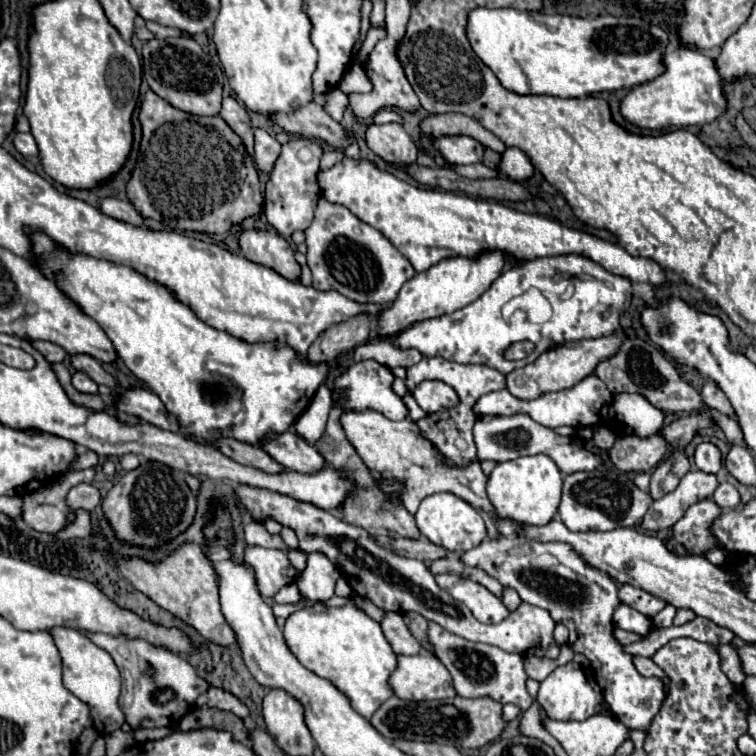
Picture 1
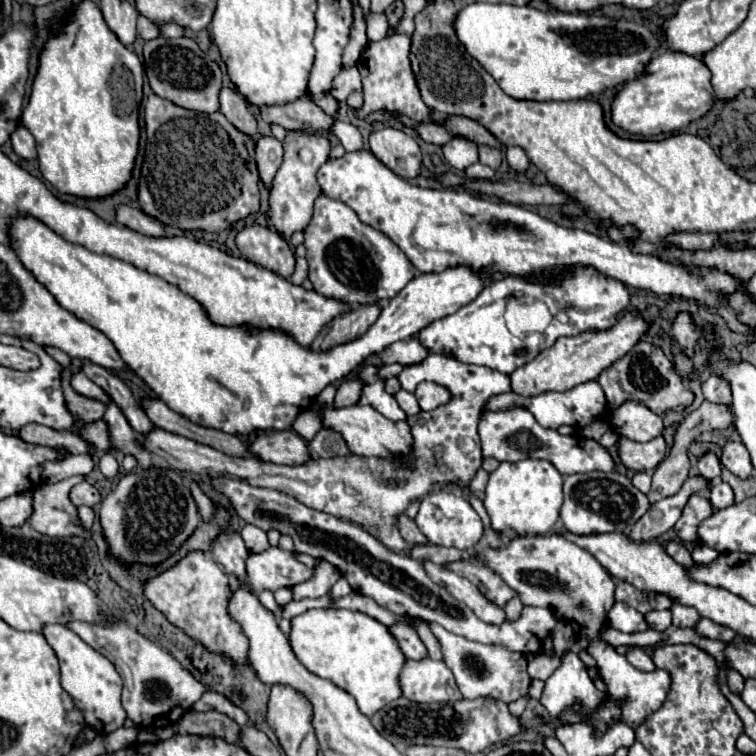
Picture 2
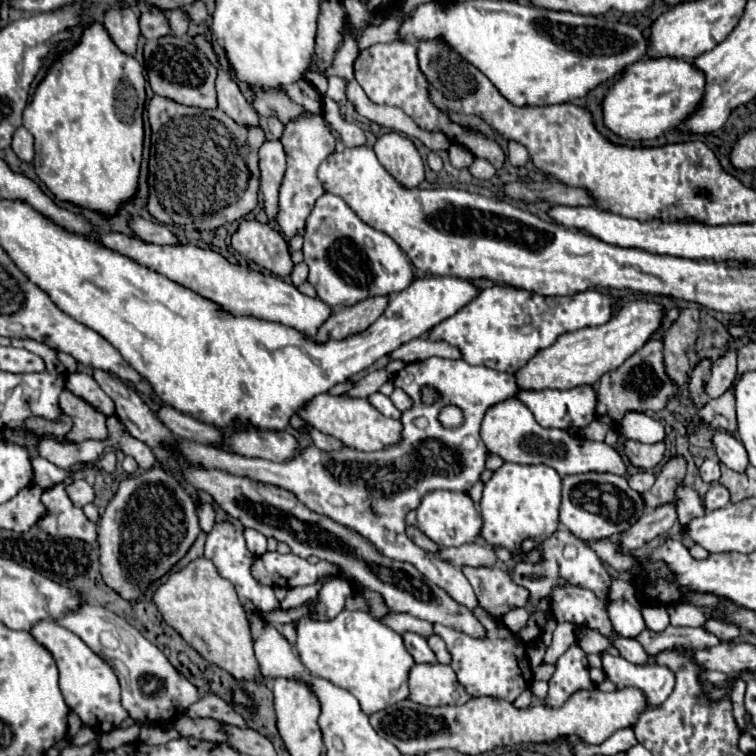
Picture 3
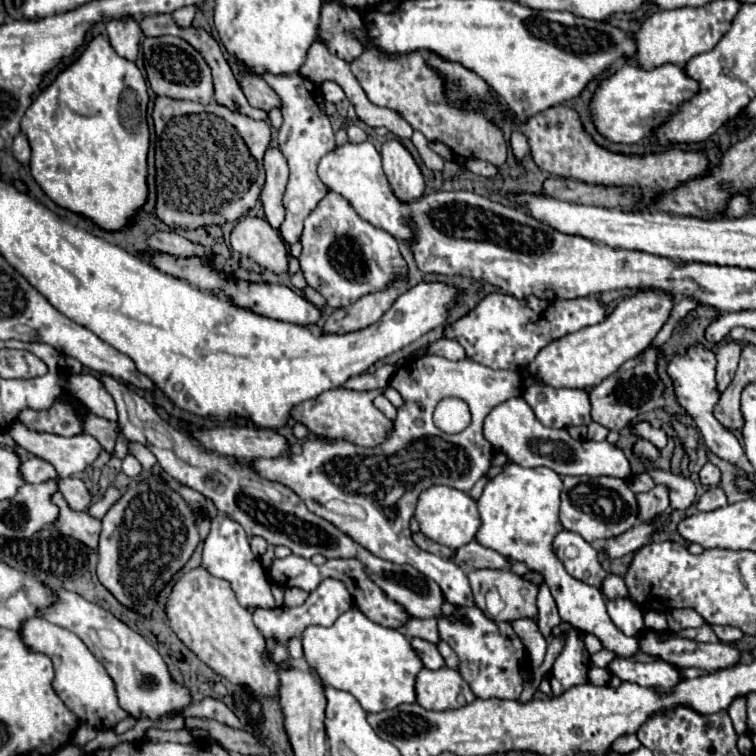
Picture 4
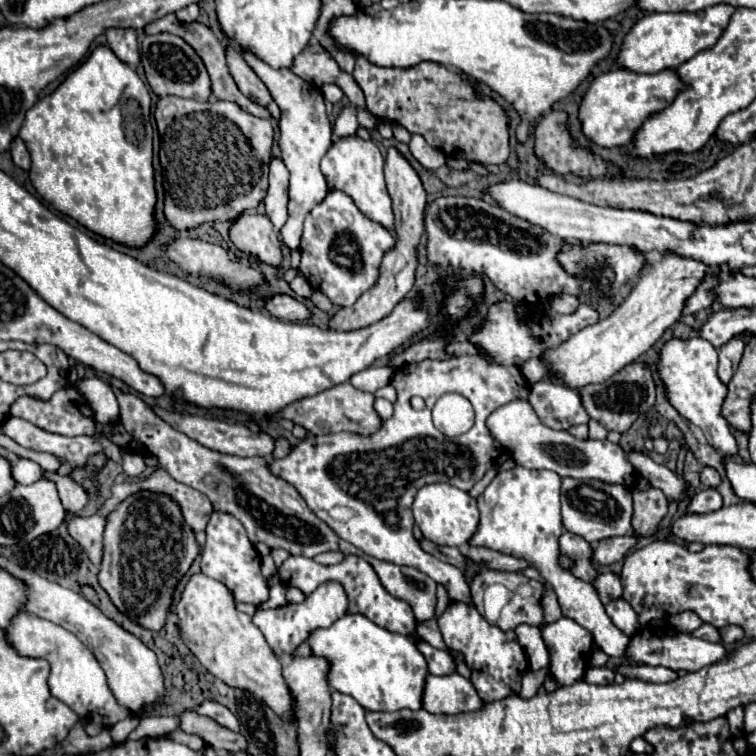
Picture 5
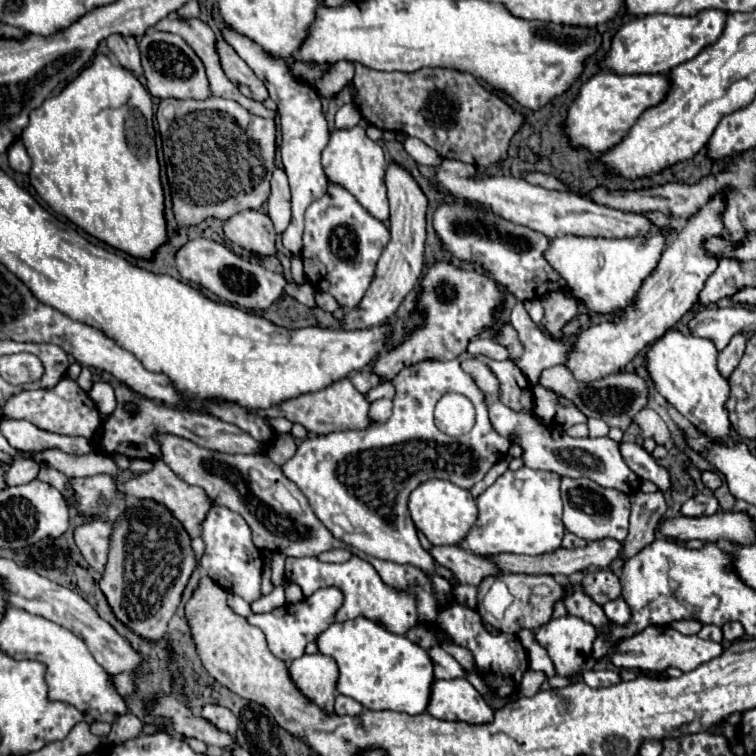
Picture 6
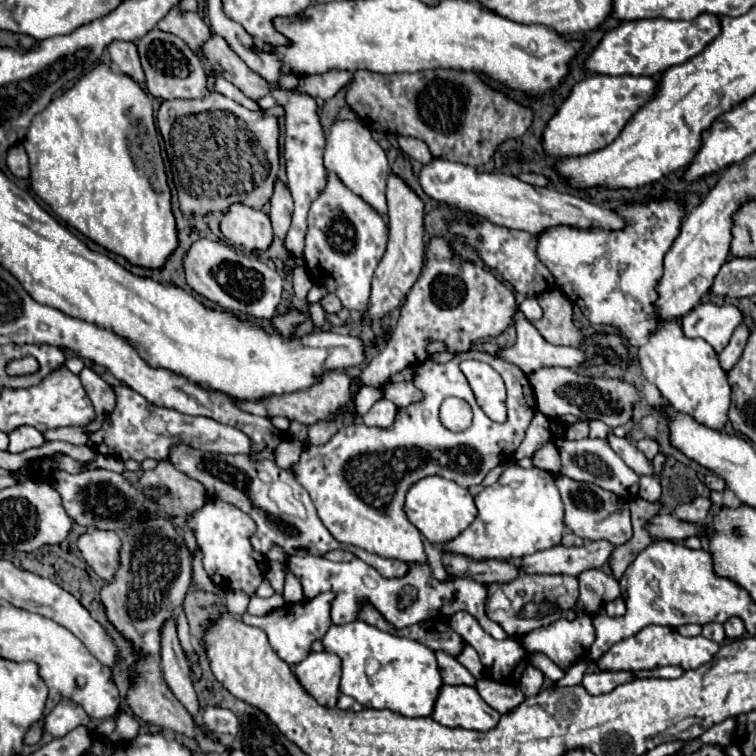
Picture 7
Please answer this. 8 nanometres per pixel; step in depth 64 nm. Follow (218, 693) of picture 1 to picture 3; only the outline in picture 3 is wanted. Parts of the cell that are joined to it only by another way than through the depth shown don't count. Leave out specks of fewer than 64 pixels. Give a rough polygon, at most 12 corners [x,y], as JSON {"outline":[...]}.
{"outline":[[206,694],[186,712],[244,728],[244,718],[220,696]]}

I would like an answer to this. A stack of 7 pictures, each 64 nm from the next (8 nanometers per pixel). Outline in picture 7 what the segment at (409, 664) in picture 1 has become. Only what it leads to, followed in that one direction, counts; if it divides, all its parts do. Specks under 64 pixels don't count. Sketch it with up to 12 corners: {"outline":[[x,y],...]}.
{"outline":[[442,684],[432,718],[486,732],[500,714],[474,686]]}

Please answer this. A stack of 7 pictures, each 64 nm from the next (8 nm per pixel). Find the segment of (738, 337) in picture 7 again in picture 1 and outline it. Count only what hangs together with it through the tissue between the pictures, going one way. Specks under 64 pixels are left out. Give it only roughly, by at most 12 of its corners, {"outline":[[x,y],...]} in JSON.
{"outline":[[706,382],[702,398],[710,408],[736,418],[734,408],[716,384]]}

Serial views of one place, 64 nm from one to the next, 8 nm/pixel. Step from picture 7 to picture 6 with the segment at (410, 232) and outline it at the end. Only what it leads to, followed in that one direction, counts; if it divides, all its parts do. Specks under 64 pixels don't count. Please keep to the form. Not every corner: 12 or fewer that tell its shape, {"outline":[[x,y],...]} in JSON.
{"outline":[[386,168],[390,234],[374,280],[344,330],[382,324],[424,266],[426,196]]}

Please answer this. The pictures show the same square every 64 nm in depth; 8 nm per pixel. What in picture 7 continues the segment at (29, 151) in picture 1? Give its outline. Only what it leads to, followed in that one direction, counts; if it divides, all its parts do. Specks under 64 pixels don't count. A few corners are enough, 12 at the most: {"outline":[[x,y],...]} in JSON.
{"outline":[[22,144],[8,150],[6,164],[16,178],[28,178],[28,154]]}

